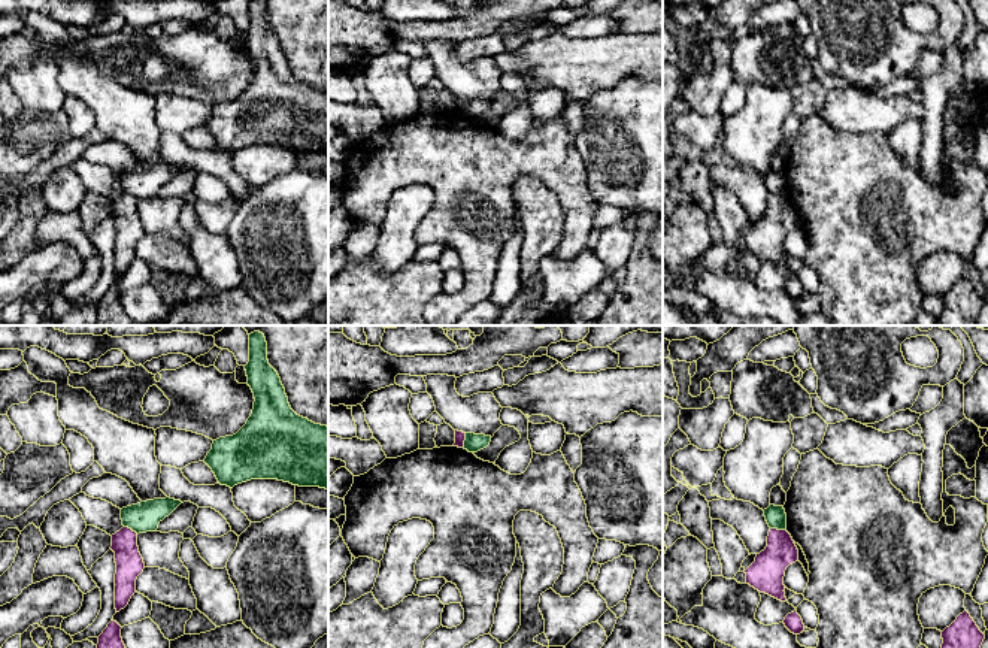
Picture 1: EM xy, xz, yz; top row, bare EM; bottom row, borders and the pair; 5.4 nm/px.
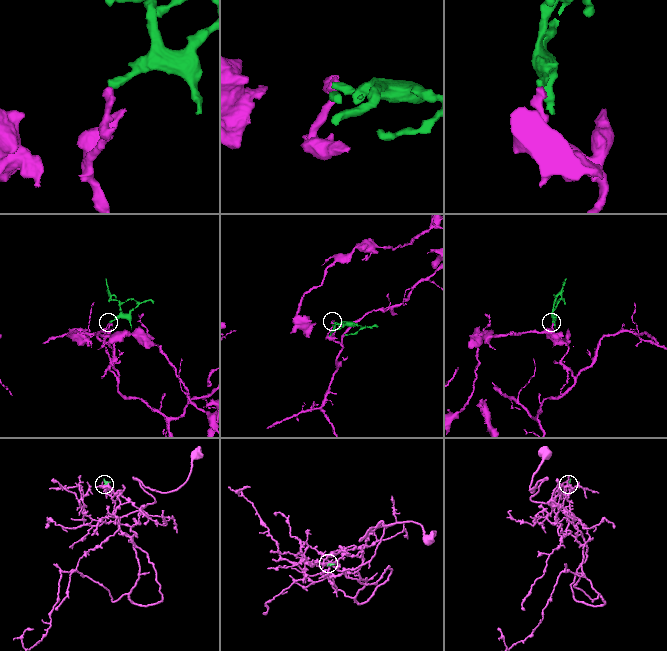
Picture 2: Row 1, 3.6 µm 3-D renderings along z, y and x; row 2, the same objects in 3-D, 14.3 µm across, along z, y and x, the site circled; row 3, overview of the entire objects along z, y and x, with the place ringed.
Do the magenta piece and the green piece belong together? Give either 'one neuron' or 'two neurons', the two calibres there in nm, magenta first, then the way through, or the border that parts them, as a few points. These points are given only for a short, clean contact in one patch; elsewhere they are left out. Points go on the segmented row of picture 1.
two neurons; calibres 190 and 110 nm; border yz (770, 527), (785, 530)

